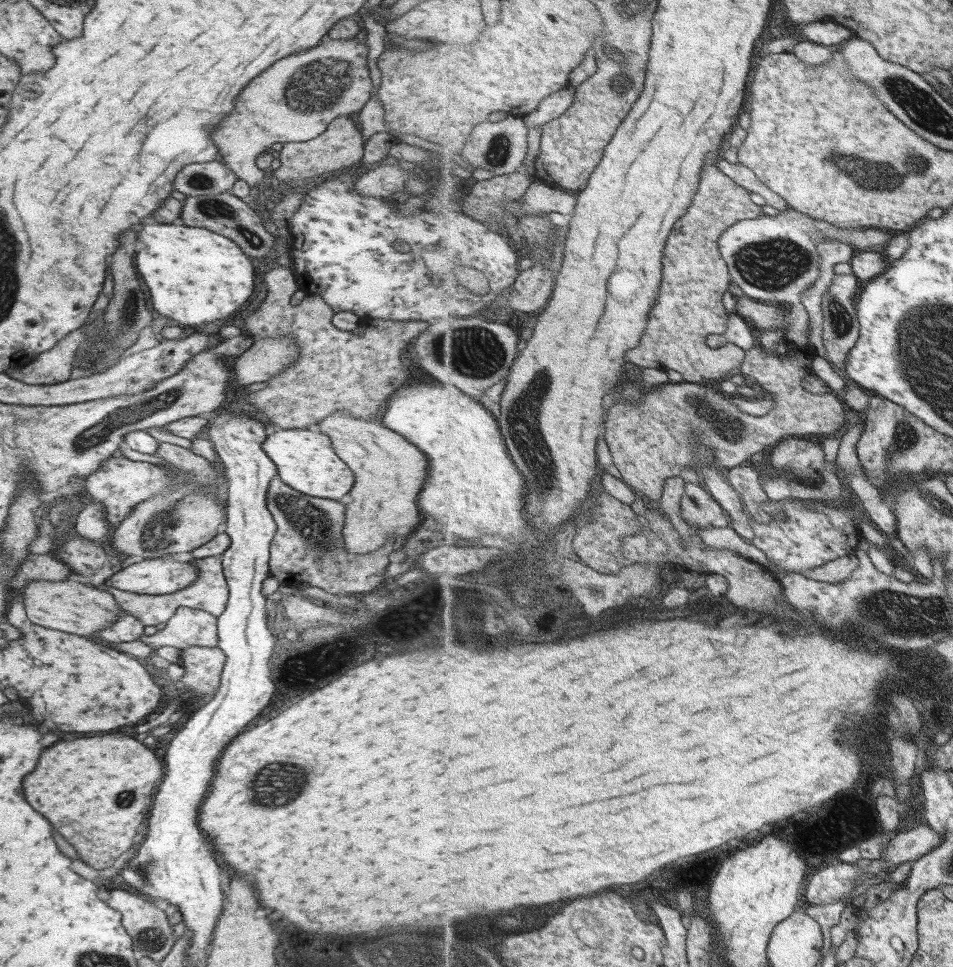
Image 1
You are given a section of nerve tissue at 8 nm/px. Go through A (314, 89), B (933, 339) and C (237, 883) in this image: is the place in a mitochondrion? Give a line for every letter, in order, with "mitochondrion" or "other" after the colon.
A: mitochondrion
B: mitochondrion
C: other

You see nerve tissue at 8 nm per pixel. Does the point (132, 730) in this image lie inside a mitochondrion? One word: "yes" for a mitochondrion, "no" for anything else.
no

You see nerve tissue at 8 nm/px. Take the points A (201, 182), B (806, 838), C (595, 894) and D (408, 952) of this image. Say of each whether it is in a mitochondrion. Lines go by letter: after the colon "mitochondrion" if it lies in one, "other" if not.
A: mitochondrion
B: other
C: other
D: mitochondrion

